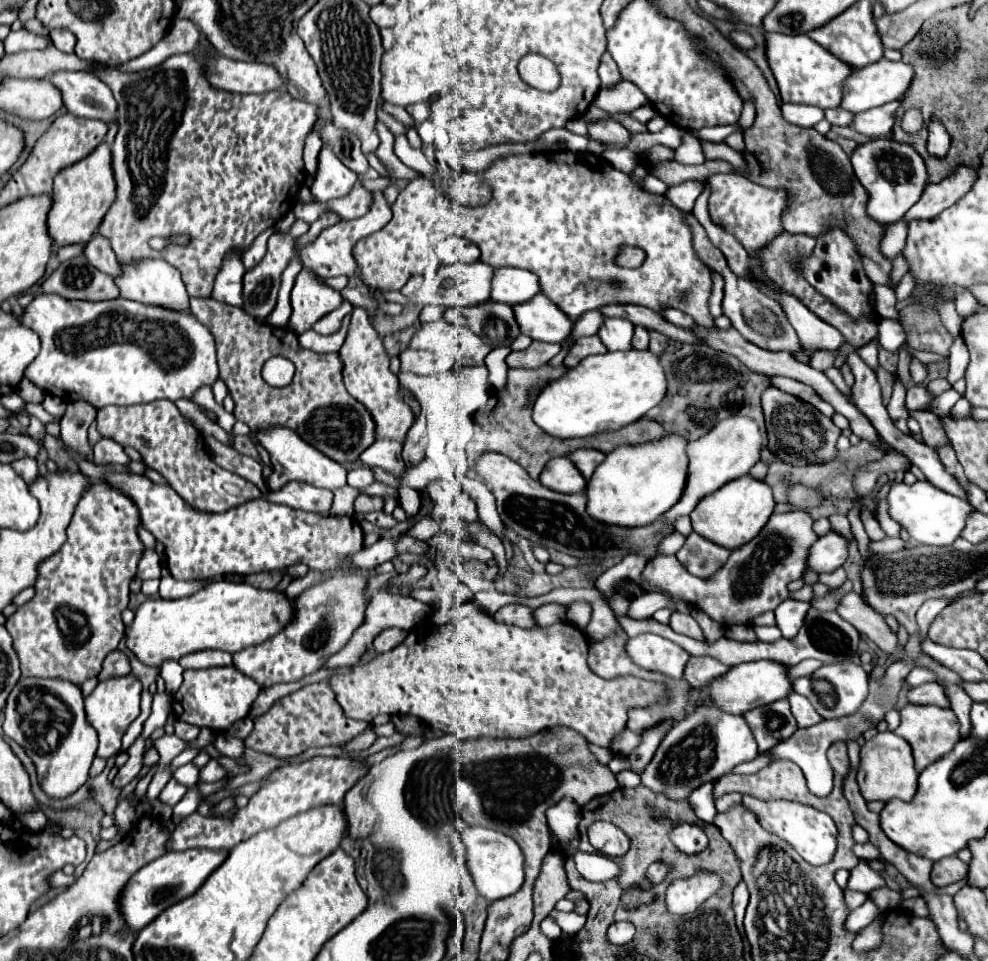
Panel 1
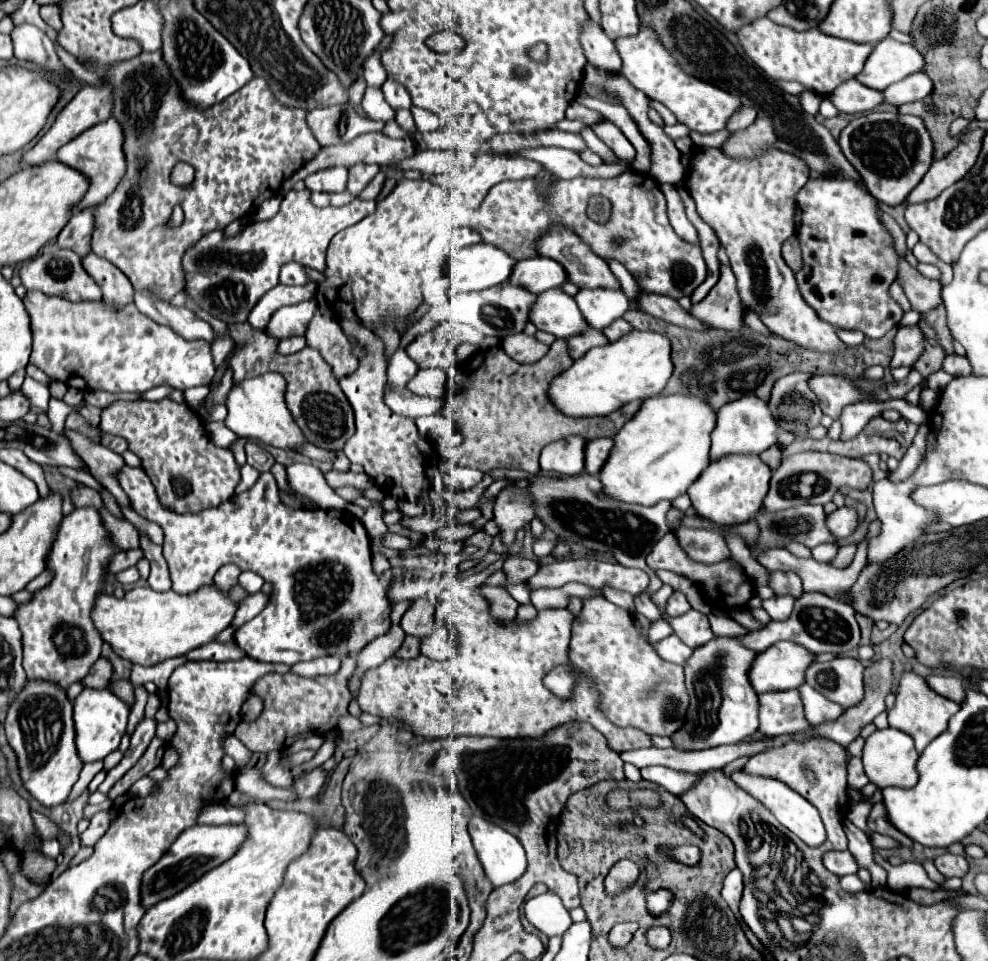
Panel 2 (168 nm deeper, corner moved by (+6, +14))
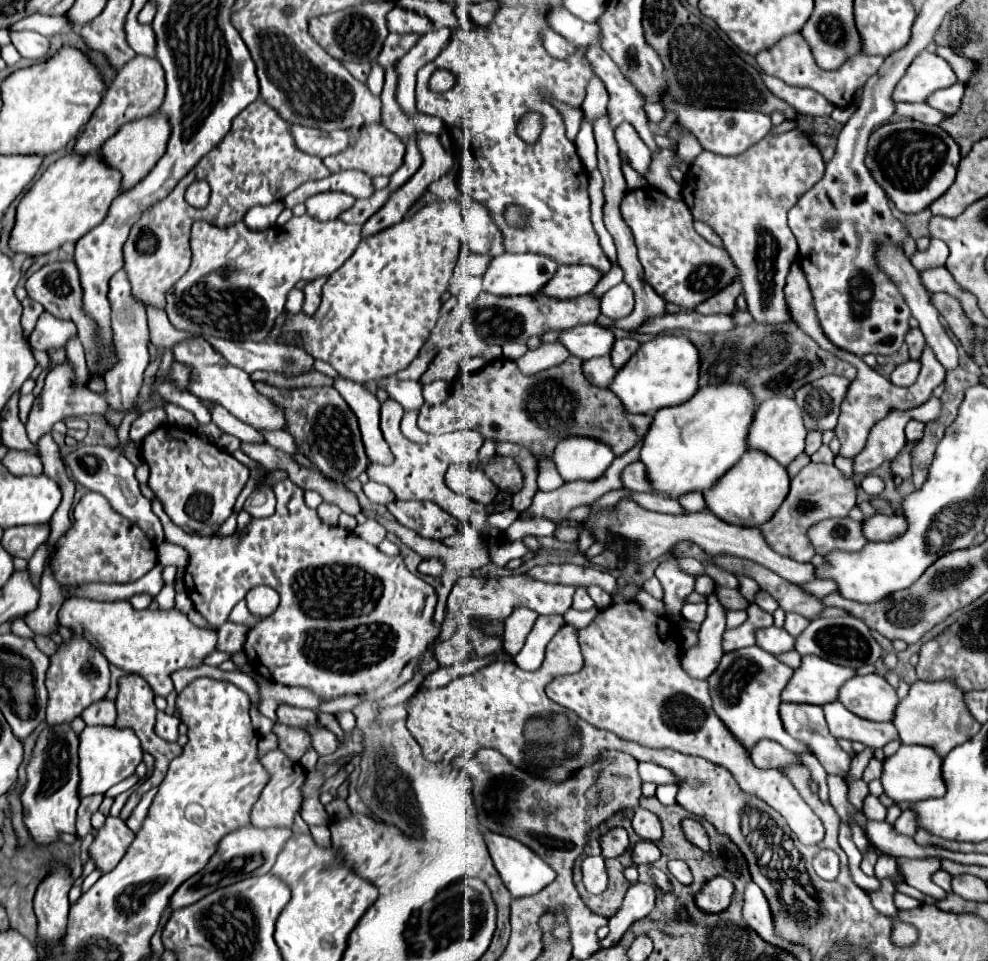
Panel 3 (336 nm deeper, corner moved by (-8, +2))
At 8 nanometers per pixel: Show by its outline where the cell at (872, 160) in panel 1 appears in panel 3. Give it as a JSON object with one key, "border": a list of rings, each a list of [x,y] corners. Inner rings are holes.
{"border":[[[898,120],[886,122],[870,134],[864,162],[894,206],[900,212],[916,214],[926,210],[950,188],[960,162],[960,150],[940,126],[926,126],[916,120]]]}

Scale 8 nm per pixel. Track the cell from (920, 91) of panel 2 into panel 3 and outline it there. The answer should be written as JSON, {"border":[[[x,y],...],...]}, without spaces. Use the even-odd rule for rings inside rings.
{"border":[[[956,82],[954,86],[950,88],[944,88],[944,90],[936,90],[932,96],[926,98],[926,104],[940,110],[942,114],[950,116],[954,114],[958,108],[960,108],[960,100],[962,100],[962,94],[964,94],[964,84]]]}

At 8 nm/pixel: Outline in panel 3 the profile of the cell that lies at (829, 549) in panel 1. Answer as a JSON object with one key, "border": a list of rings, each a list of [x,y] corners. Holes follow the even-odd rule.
{"border":[[[874,514],[862,522],[862,534],[868,542],[882,542],[892,540],[900,534],[904,534],[906,520],[904,516],[882,516]]]}

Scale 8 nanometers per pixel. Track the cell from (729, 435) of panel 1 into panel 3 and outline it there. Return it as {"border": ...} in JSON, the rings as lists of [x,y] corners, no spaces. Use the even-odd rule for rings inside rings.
{"border":[[[772,398],[756,408],[746,444],[748,444],[748,448],[758,448],[758,450],[770,454],[774,460],[778,460],[778,464],[788,466],[798,454],[804,452],[806,434],[808,432],[802,424],[800,408],[796,408],[796,402],[792,398]]]}

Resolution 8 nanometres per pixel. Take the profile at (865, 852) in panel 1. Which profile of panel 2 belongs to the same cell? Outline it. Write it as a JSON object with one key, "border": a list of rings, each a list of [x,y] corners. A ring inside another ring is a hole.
{"border":[[[870,834],[870,840],[872,840],[872,846],[874,846],[876,850],[880,850],[880,848],[900,848],[900,846],[896,844],[896,840],[894,840],[894,838],[890,838],[890,836]]]}

